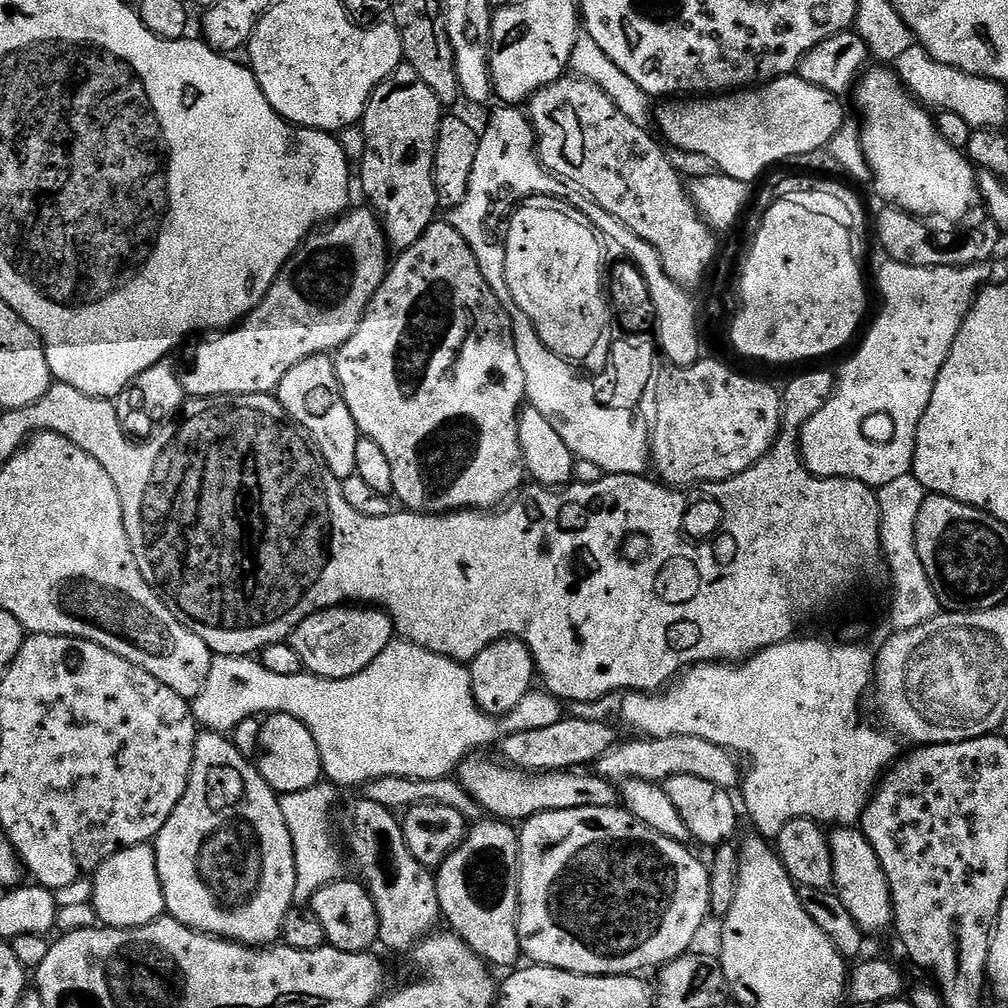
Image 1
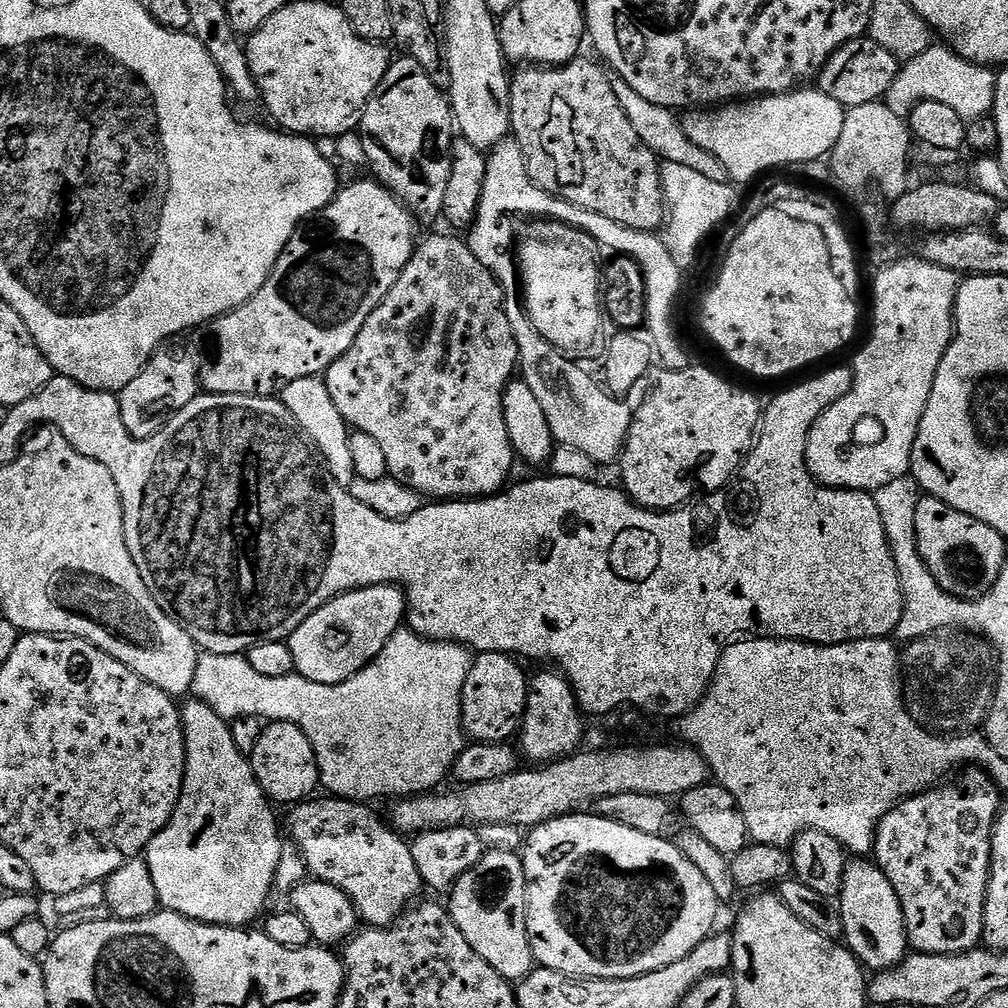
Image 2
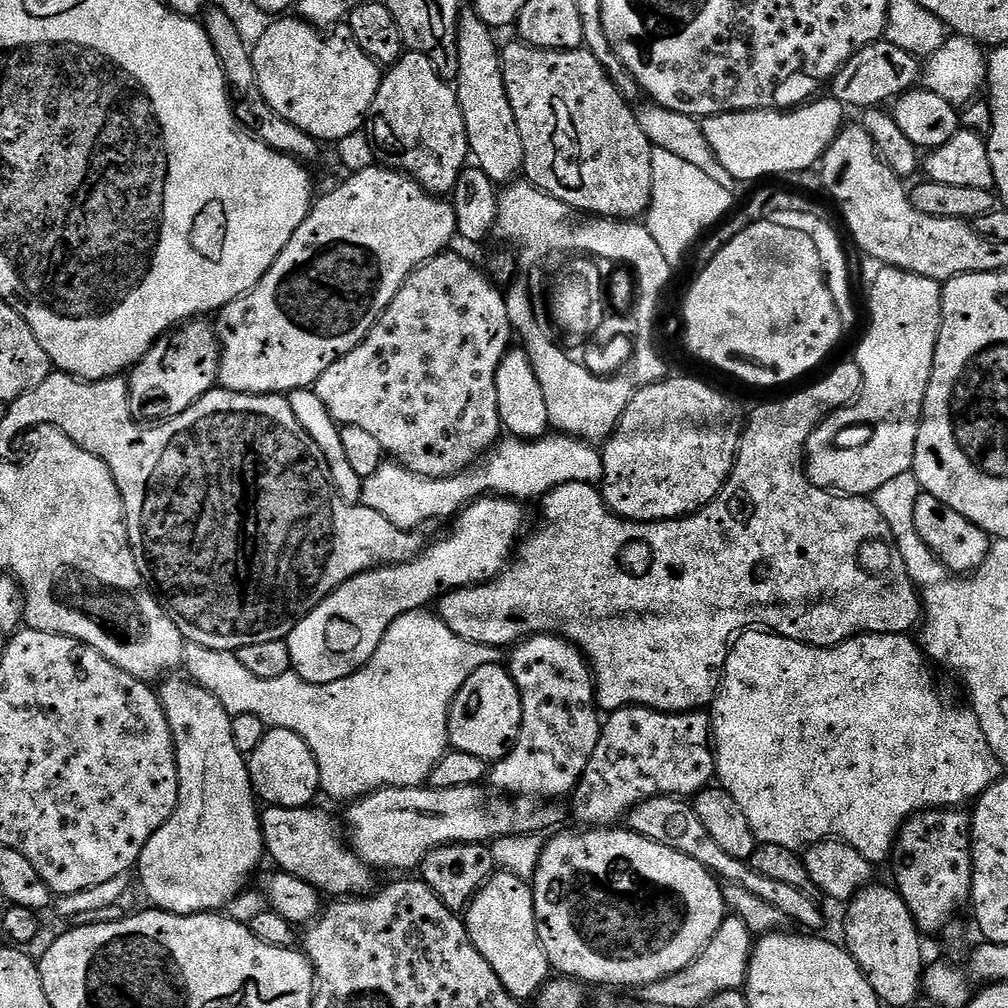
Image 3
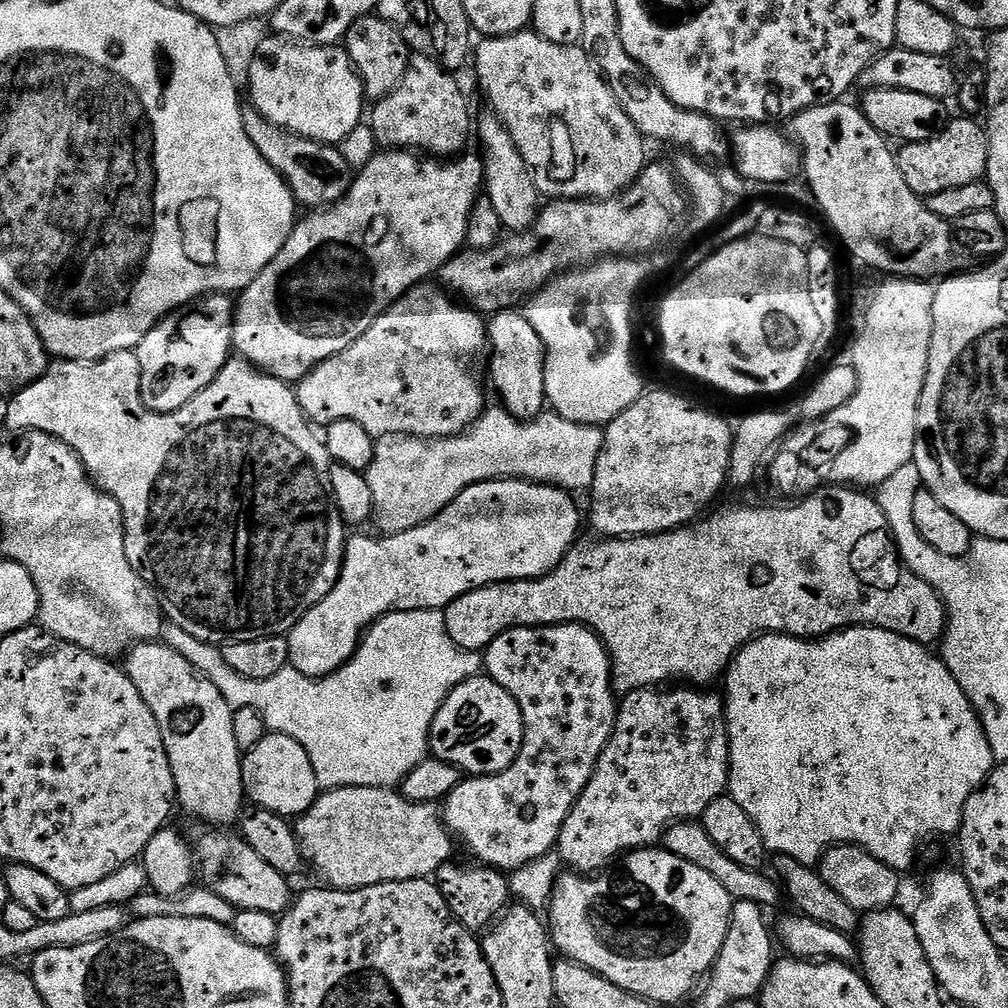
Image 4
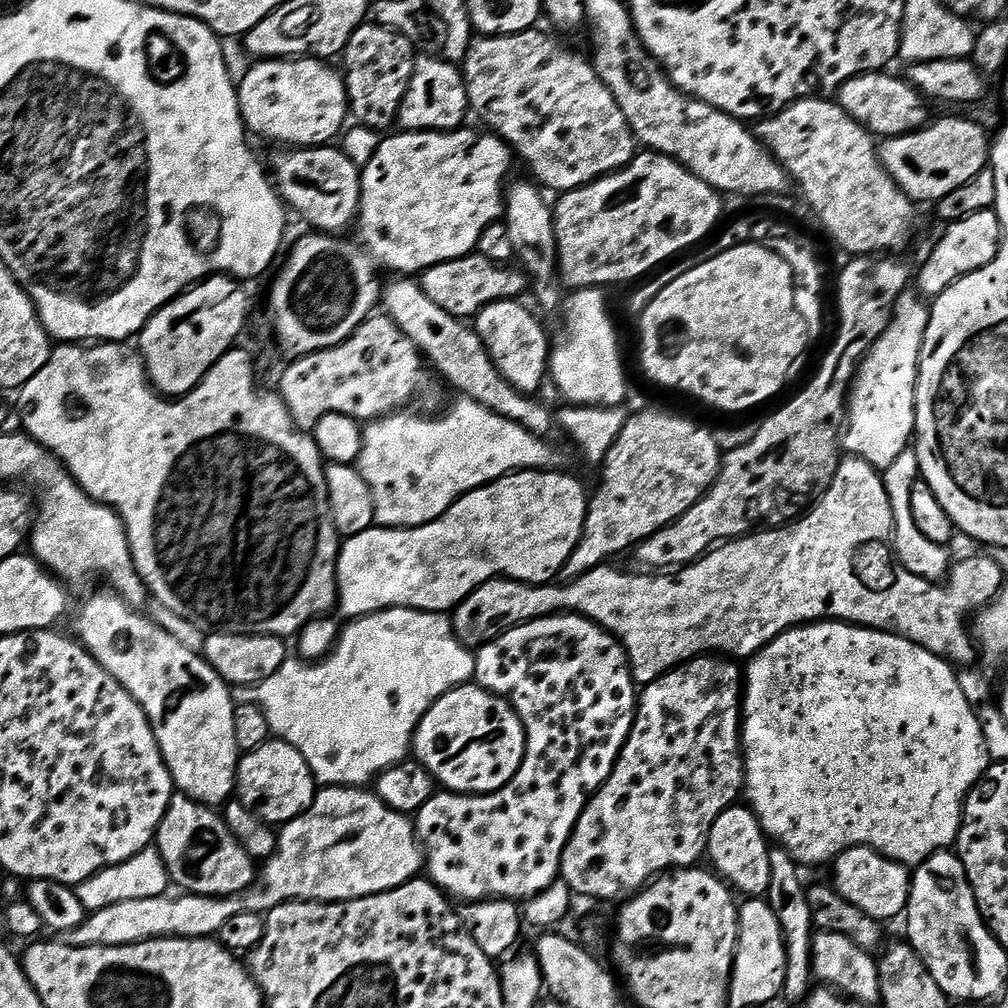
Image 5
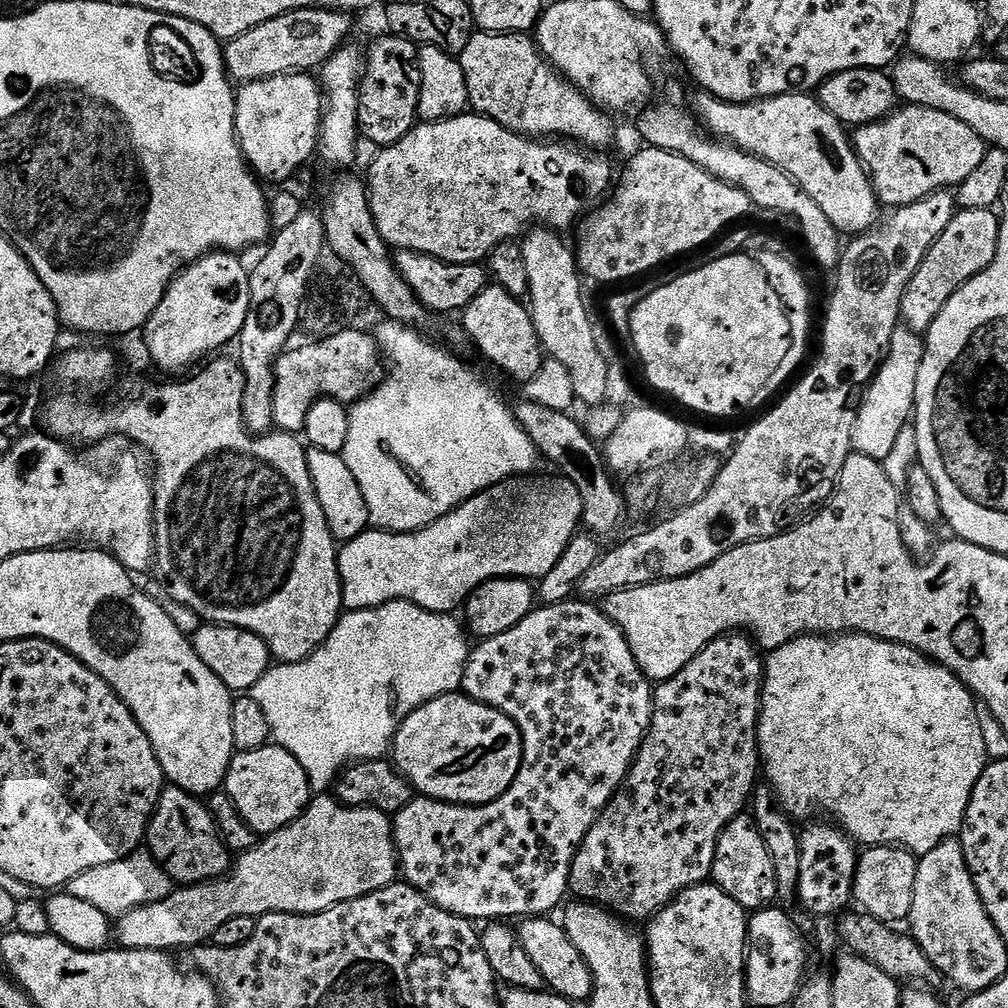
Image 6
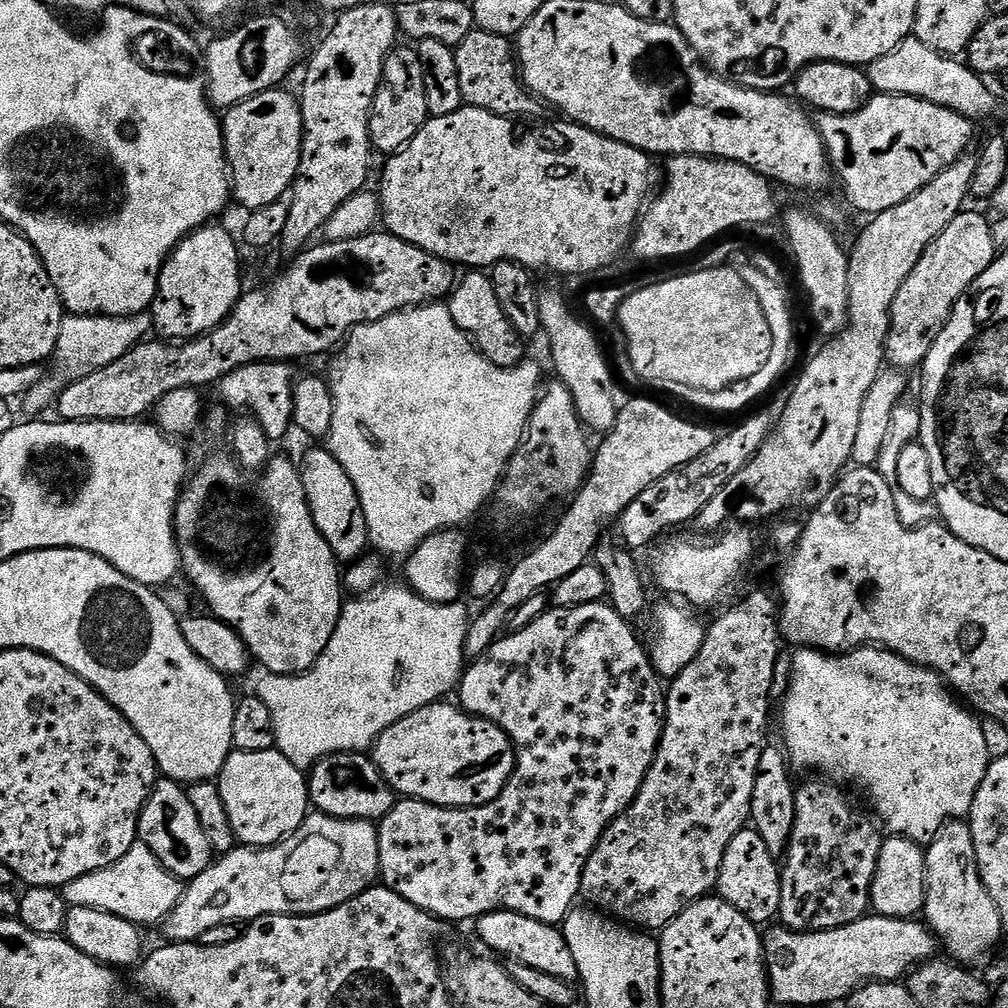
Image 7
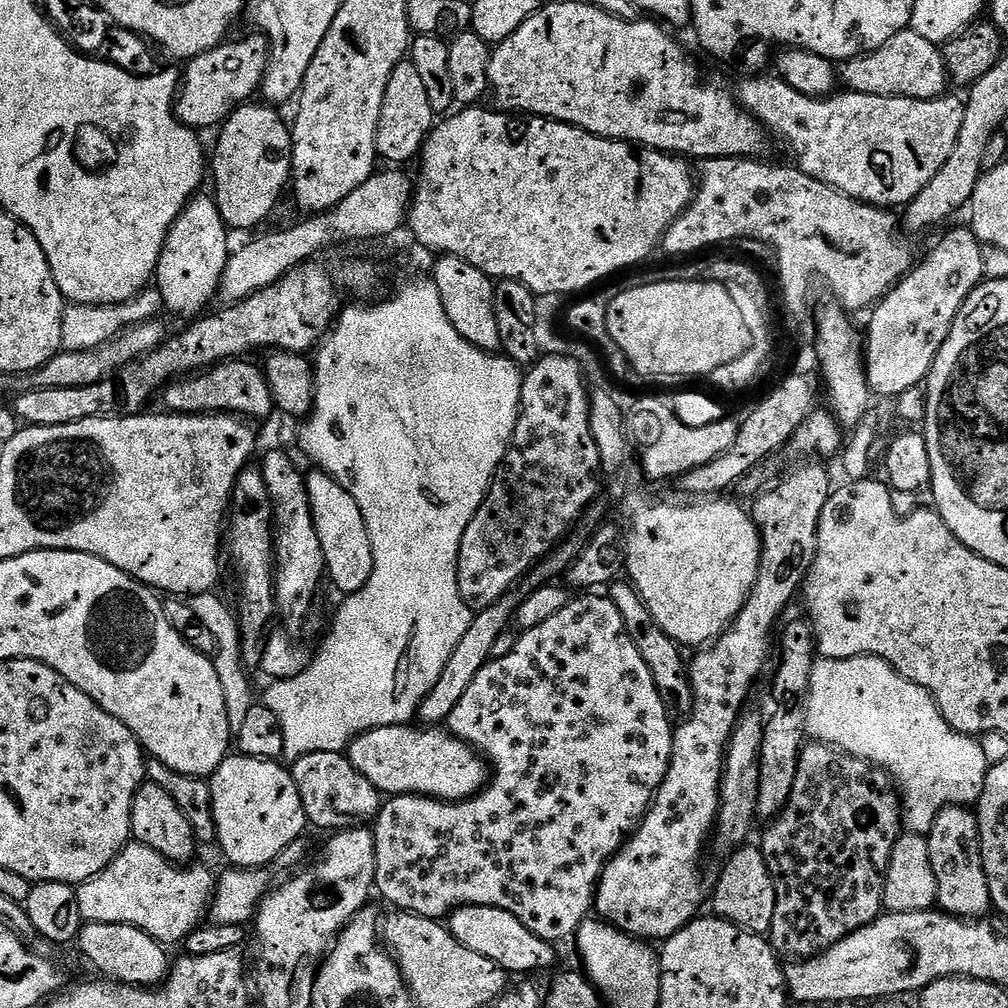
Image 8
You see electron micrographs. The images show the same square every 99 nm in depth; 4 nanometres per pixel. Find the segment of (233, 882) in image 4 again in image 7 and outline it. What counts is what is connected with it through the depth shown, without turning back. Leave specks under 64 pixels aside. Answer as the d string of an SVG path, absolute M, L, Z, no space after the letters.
M160 778L152 787L152 792L148 795L148 800L140 812L138 840L153 852L167 872L177 876L181 882L193 880L195 876L205 872L214 859L210 842L206 834L202 834L202 822L198 822L198 810L194 810L185 785L177 784L175 780Z

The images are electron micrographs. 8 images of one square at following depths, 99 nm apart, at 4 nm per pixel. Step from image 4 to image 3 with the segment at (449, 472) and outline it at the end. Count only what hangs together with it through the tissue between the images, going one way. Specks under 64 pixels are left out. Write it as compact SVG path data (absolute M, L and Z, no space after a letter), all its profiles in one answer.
M545 434L540 437L539 440L518 440L515 438L504 438L499 441L498 447L487 458L481 459L479 463L468 469L467 472L460 472L457 476L447 476L441 480L435 480L429 476L420 476L418 473L413 472L411 468L406 468L402 464L395 462L385 462L381 464L380 468L372 476L367 477L364 480L364 494L362 497L362 503L365 508L373 508L378 510L378 514L382 514L382 518L386 518L390 522L394 522L394 526L399 528L406 528L409 530L416 530L419 524L424 524L427 520L440 520L443 516L452 518L457 515L461 510L468 507L474 500L479 500L482 496L491 496L493 494L497 496L506 496L513 500L521 502L529 502L537 496L537 498L543 498L548 495L550 490L554 490L558 486L563 484L569 484L570 482L582 482L583 484L599 485L604 479L604 458L599 447L593 446L589 441L578 440L574 436L566 436L563 434Z

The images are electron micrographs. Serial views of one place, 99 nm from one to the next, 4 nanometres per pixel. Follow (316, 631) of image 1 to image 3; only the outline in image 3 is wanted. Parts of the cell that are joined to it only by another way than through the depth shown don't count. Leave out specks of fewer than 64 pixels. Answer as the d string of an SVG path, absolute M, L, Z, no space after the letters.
M482 496L451 521L452 529L441 540L434 541L425 552L417 551L410 562L371 568L338 586L289 634L287 641L292 671L311 684L338 682L370 662L374 650L378 650L378 642L382 642L386 630L390 630L392 623L402 614L427 609L431 600L432 603L439 601L440 597L457 588L471 588L474 584L495 580L508 567L514 549L525 535L524 508L521 501L506 496Z

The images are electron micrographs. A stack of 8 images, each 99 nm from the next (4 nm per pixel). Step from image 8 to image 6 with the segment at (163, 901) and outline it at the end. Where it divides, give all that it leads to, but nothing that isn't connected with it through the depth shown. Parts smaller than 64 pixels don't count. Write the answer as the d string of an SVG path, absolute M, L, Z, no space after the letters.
M137 850L124 860L110 862L110 866L94 866L94 870L85 870L66 885L66 891L71 896L82 898L82 902L90 902L90 906L102 910L102 914L109 918L118 918L138 906L158 902L173 890L173 880L147 850Z

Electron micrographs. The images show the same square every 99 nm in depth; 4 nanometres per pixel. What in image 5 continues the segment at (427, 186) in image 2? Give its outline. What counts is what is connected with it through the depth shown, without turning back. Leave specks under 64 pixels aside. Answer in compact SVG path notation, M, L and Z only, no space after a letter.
M417 55L416 73L400 103L399 127L405 132L450 132L465 123L464 115L469 112L463 71L455 63L436 56Z

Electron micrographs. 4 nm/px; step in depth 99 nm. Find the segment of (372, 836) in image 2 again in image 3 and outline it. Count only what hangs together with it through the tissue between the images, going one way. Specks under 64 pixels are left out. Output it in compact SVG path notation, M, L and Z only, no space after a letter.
M316 806L306 808L263 809L260 828L264 832L264 850L279 871L294 878L302 878L329 897L363 896L373 891L373 869L365 864L346 843L346 832L328 812L319 812Z

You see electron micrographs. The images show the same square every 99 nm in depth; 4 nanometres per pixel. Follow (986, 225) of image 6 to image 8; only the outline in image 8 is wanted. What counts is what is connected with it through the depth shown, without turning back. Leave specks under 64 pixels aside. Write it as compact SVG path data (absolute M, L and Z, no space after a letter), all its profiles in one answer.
M971 227L946 233L936 249L871 309L868 336L866 332L866 371L868 385L877 397L895 398L927 381L938 350L942 350L942 342L946 342L966 298L985 279L983 251Z

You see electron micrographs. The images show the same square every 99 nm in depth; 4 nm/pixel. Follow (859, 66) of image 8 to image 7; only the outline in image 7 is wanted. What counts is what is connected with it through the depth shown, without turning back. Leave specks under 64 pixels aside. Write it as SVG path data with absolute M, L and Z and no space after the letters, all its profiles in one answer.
M915 38L903 40L894 52L867 65L866 71L873 89L885 96L909 96L934 102L973 122L988 120L996 112L996 96L984 85L987 84L985 77L973 72L967 63L930 50L926 42Z

